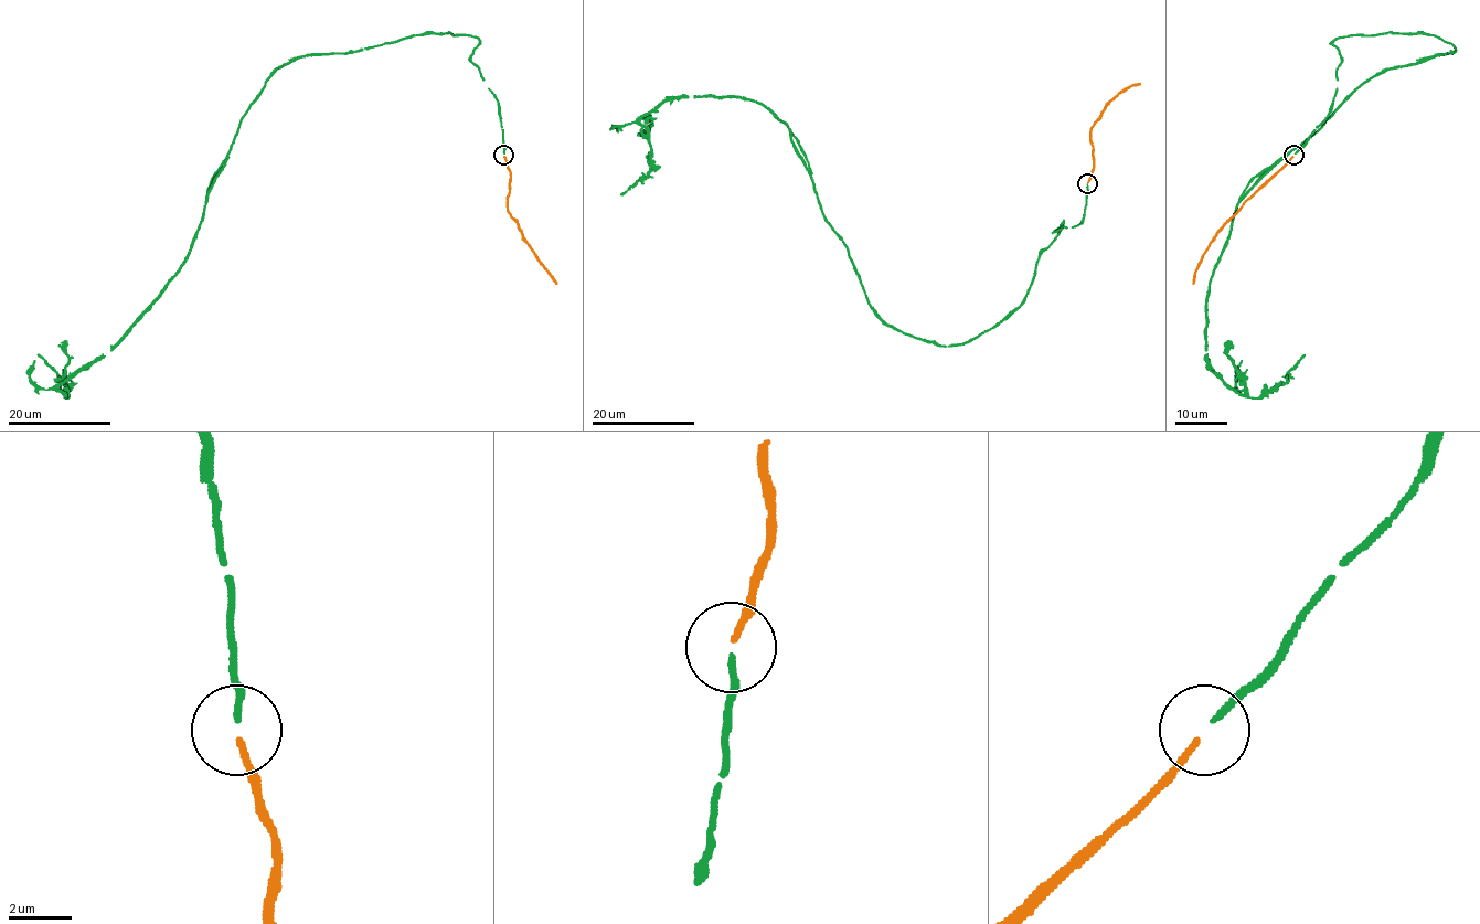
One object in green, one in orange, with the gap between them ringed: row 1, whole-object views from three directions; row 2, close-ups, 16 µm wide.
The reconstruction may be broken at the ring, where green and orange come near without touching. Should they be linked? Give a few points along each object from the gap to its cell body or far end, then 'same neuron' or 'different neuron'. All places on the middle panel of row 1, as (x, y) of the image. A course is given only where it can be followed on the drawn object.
course green (1087, 184), (1026, 298), (939, 346), (869, 304), (758, 102), (670, 97), (620, 194); course orange (1087, 183), (1093, 168), (1090, 128), (1119, 93), (1140, 83); same neuron

